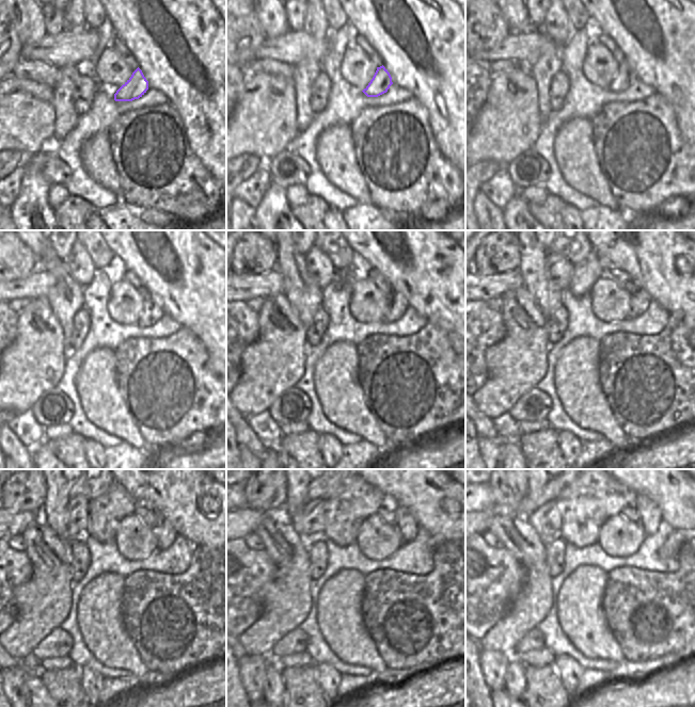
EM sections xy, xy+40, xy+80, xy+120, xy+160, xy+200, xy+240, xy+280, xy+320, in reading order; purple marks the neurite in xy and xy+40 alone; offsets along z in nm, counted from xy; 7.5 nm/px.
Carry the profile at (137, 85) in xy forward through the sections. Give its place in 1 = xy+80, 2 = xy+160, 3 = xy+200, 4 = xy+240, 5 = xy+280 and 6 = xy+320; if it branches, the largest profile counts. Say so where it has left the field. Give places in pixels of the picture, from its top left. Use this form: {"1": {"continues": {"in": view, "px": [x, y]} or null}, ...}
{"1": {"continues": {"in": "xy+80", "px": [624, 79]}}, "2": {"continues": {"in": "xy+160", "px": [397, 303]}}, "3": {"continues": {"in": "xy+200", "px": [640, 300]}}, "4": {"continues": {"in": "xy+240", "px": [166, 534]}}, "5": {"continues": {"in": "xy+280", "px": [406, 524]}}, "6": {"continues": {"in": "xy+320", "px": [649, 513]}}}

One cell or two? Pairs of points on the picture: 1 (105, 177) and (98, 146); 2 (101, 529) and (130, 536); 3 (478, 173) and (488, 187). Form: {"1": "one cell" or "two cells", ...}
{"1": "one cell", "2": "two cells", "3": "two cells"}

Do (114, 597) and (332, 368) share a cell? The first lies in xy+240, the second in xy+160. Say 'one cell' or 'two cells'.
one cell

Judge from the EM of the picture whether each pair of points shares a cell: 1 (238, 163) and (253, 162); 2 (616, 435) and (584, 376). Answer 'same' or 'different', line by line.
1: same
2: same

